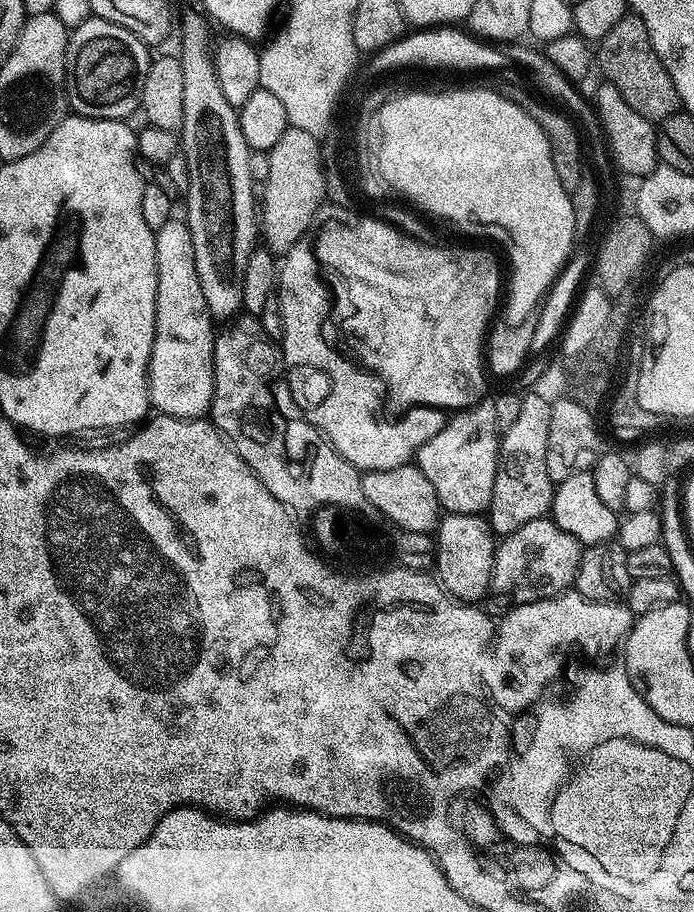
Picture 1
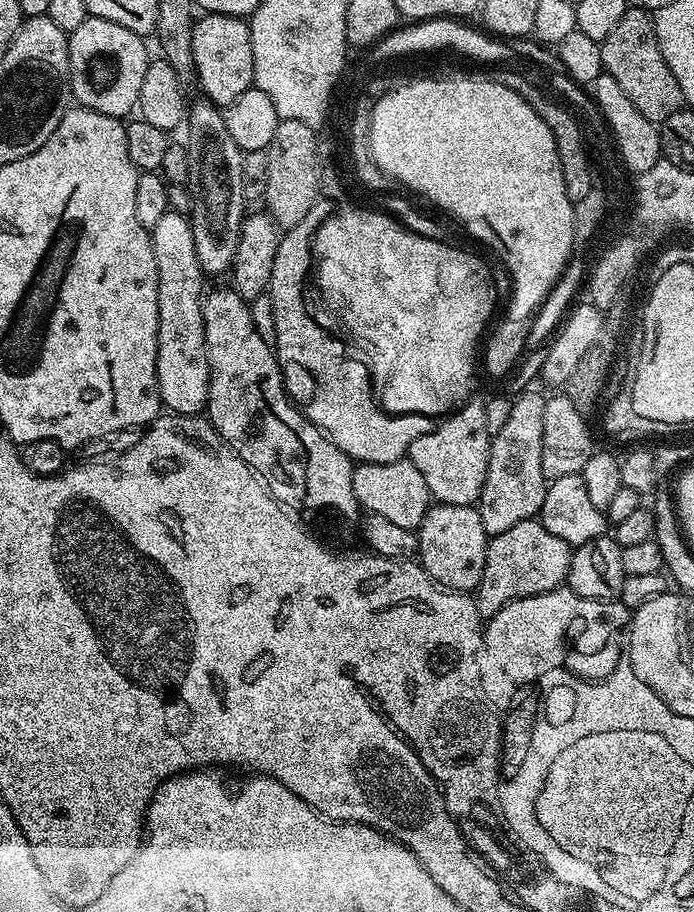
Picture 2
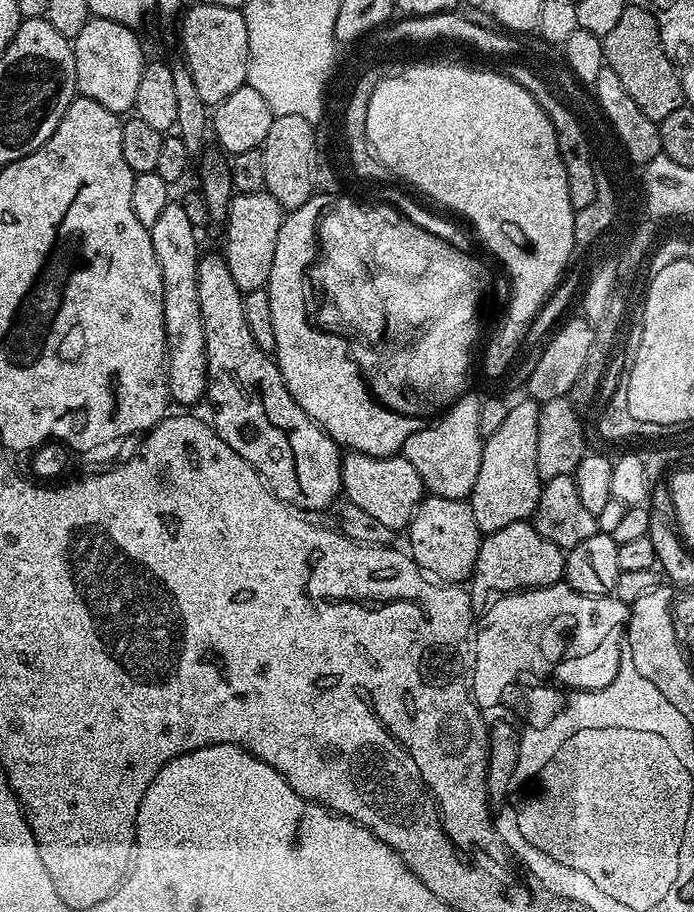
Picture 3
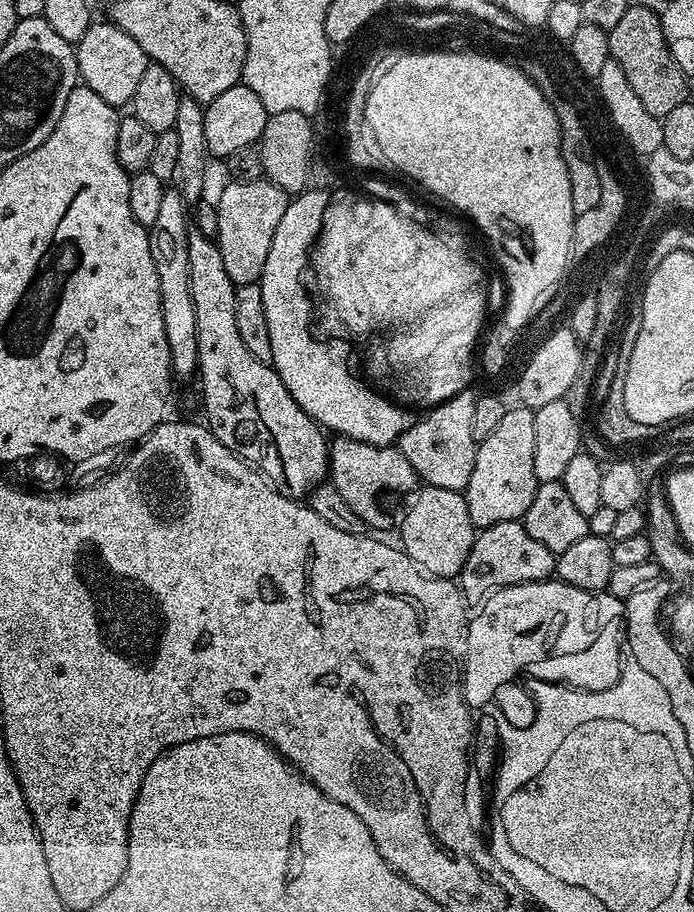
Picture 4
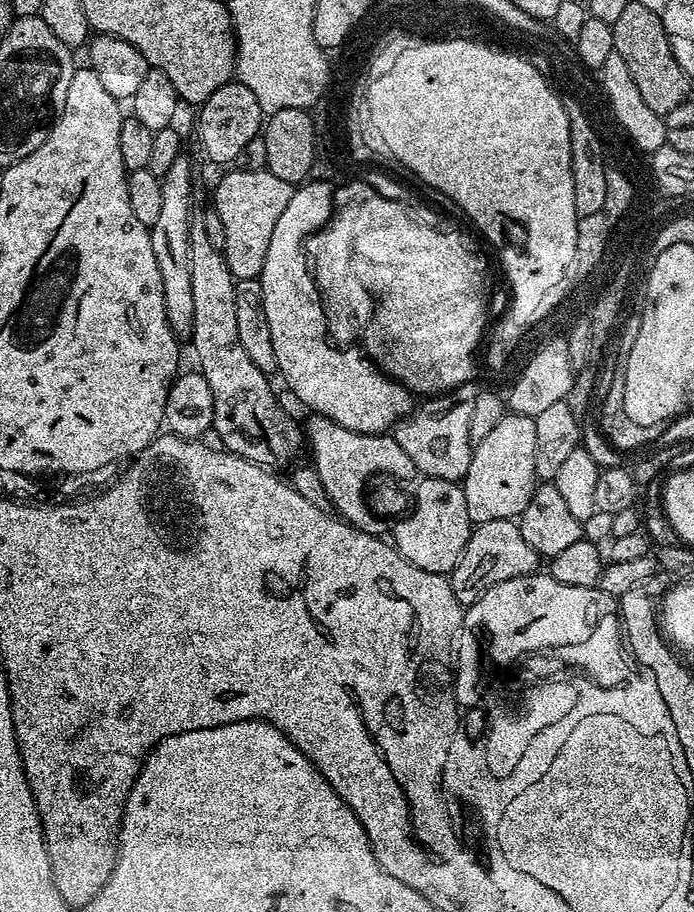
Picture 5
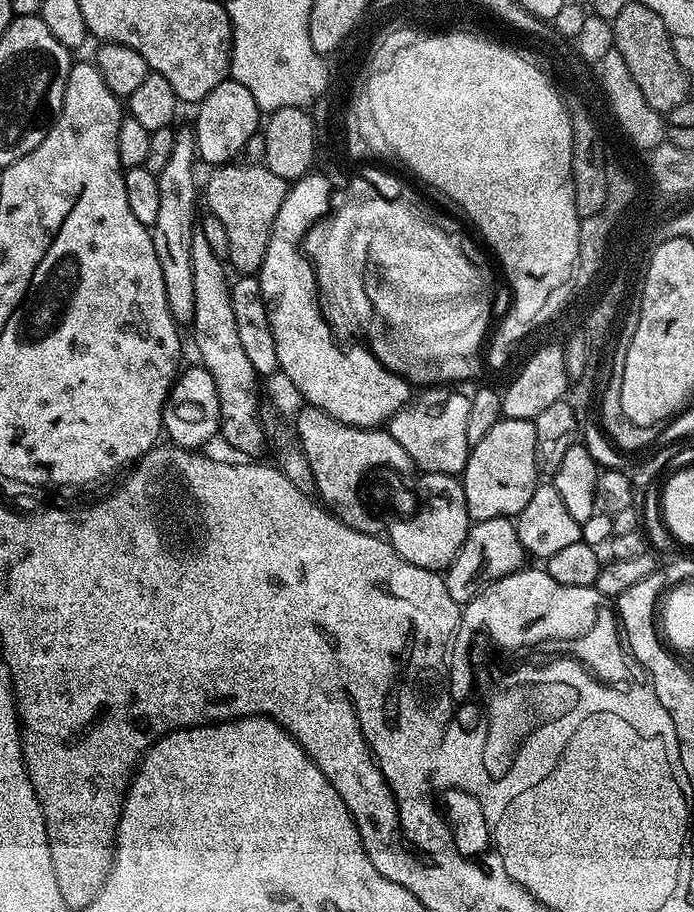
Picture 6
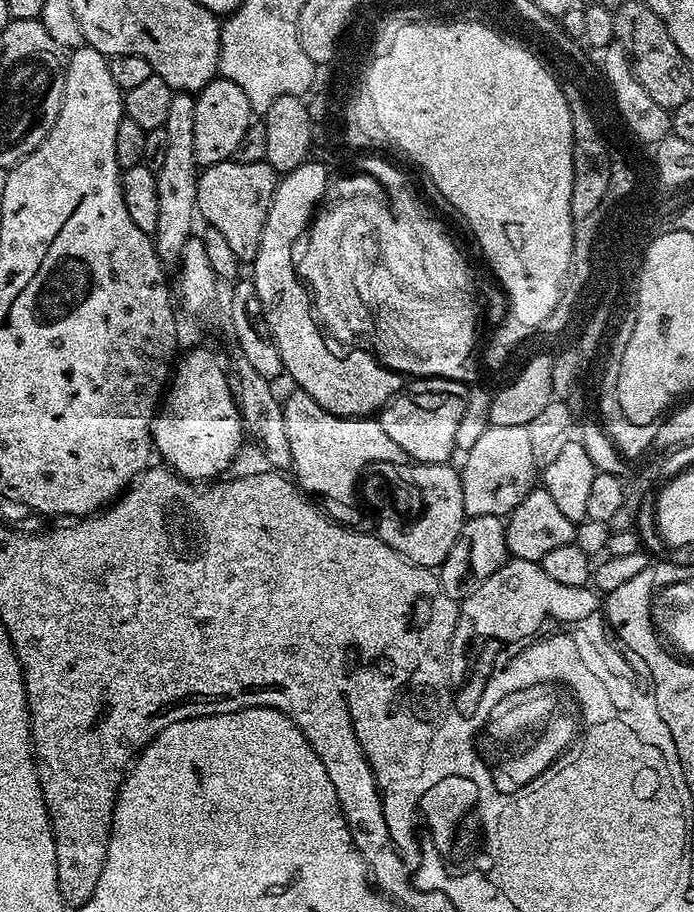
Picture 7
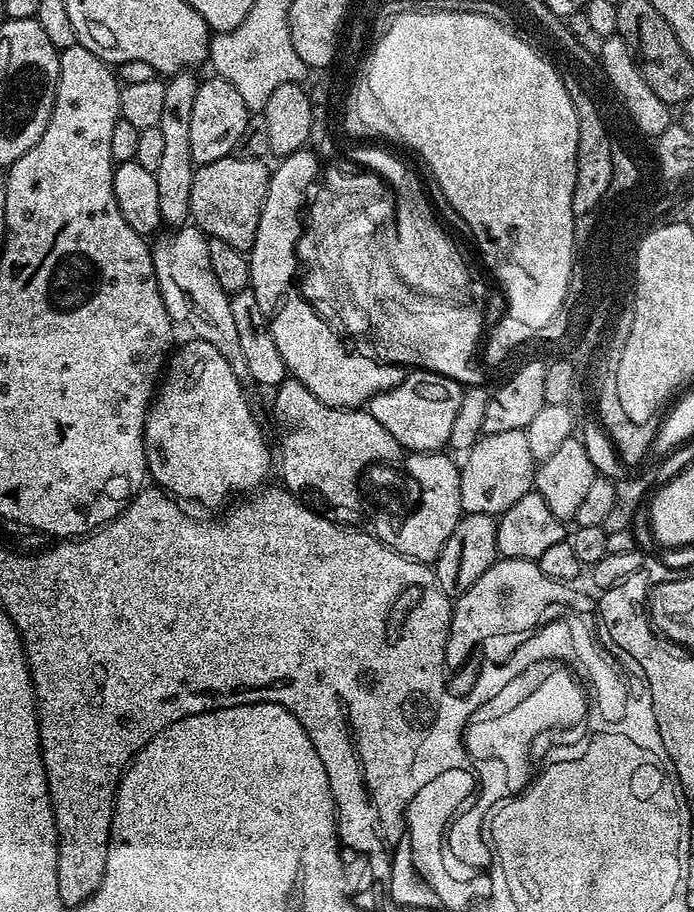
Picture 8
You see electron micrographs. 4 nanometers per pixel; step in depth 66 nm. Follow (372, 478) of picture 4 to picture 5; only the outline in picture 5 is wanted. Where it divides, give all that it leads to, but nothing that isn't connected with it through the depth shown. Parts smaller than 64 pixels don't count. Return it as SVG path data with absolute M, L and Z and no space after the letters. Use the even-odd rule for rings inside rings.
M312 414L307 418L306 444L307 447L308 444L312 447L310 464L326 490L329 505L334 509L335 515L358 530L383 537L385 532L381 530L380 524L376 524L376 520L372 520L372 516L368 516L368 508L364 508L364 500L360 500L364 476L368 476L368 472L396 472L399 480L408 482L411 481L411 476L417 475L414 462L410 462L406 450L398 446L391 434L362 434L346 430L346 426L338 426L338 422L325 416Z

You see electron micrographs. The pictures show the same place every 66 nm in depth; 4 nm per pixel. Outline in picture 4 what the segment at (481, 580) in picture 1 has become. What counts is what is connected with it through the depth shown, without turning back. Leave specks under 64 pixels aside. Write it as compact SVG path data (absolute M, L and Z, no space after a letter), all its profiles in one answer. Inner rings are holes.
M424 484L417 487L409 500L412 501L400 524L399 547L420 567L421 572L437 576L440 580L459 577L460 571L466 566L466 558L470 558L470 550L478 531L472 525L463 492L442 490L442 486Z

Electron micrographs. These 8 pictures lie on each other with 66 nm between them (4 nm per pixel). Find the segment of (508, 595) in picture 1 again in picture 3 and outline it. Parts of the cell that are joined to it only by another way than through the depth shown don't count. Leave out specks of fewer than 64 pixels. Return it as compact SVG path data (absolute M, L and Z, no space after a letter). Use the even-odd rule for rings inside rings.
M528 520L510 522L510 526L502 526L502 530L487 533L480 541L478 562L474 562L470 577L473 609L483 610L488 607L488 592L507 594L523 592L529 588L549 588L551 584L561 583L564 579L565 555L565 549L550 542L550 538L542 538L535 523Z

